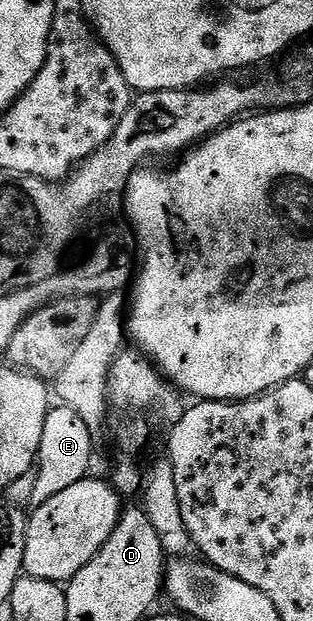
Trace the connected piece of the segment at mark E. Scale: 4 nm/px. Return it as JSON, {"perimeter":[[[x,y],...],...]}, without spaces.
{"perimeter":[[[57,405],[47,413],[37,458],[37,479],[30,499],[32,506],[44,505],[54,495],[61,494],[66,488],[73,487],[74,483],[88,476],[93,459],[93,437],[94,432],[85,423],[85,419],[72,408]]]}

